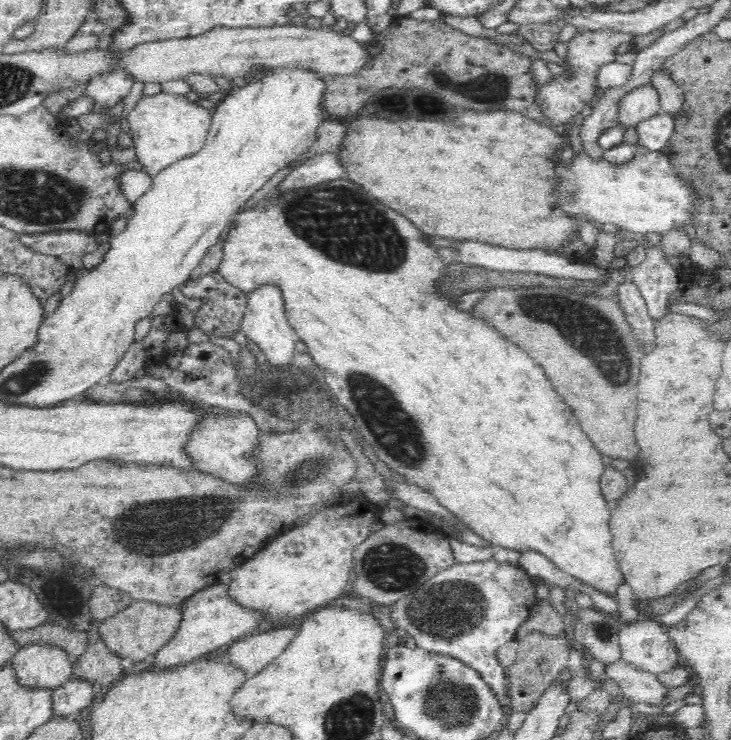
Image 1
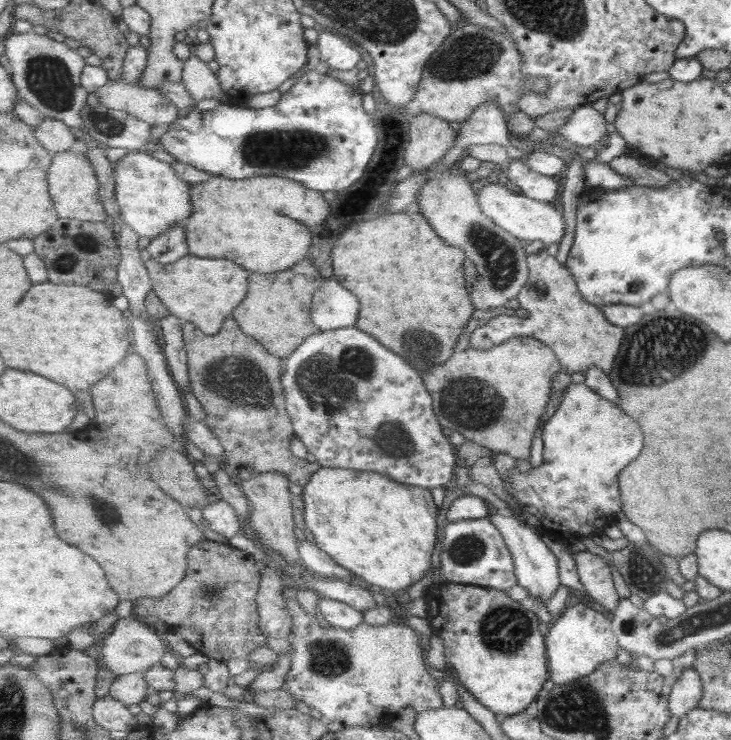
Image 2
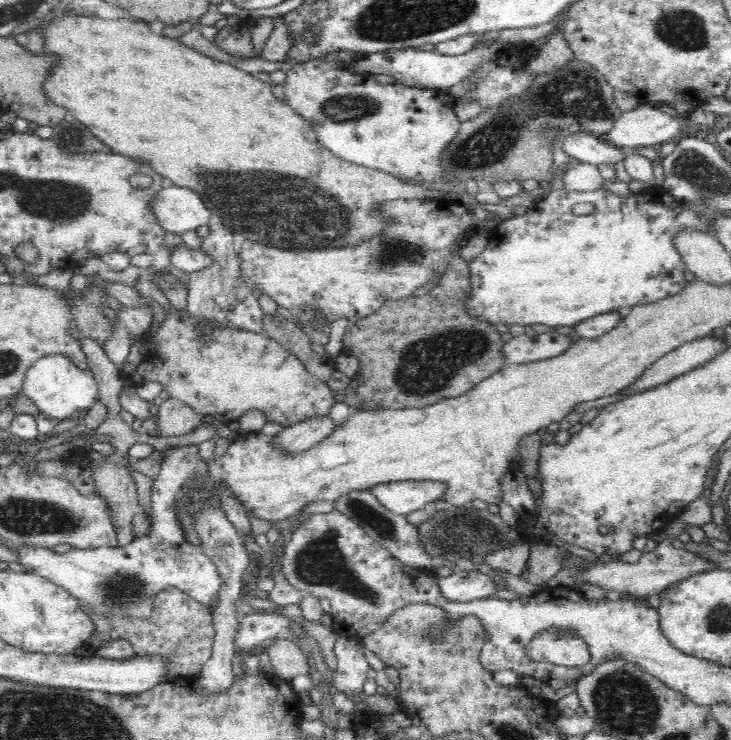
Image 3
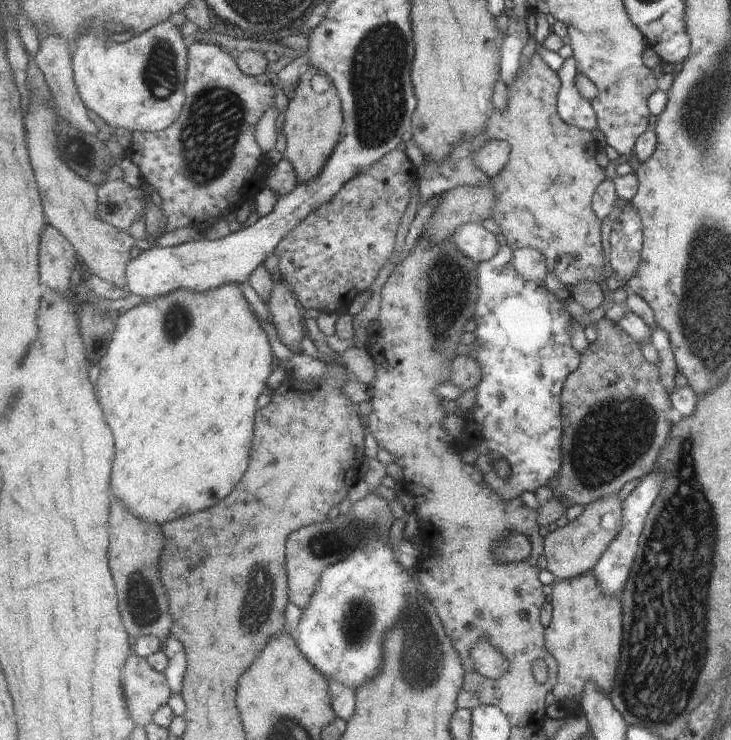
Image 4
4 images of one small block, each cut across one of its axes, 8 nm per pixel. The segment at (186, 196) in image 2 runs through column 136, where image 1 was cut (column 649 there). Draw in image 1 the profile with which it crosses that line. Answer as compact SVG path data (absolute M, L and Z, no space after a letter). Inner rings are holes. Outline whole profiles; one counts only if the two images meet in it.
M578 152L570 162L562 162L557 157L556 162L554 196L558 206L576 224L614 224L622 231L644 235L654 231L664 235L691 222L690 208L695 196L691 188L676 177L676 171L663 152L638 154L624 164L611 164L606 158L597 160L586 152Z

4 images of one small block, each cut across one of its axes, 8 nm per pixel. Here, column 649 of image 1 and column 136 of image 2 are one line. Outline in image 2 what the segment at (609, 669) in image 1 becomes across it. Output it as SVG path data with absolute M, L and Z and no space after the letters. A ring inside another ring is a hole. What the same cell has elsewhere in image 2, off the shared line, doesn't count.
M135 672L118 676L114 679L110 686L110 696L115 700L121 700L124 704L138 705L147 699L149 693L152 692L147 682L146 674L143 672Z

